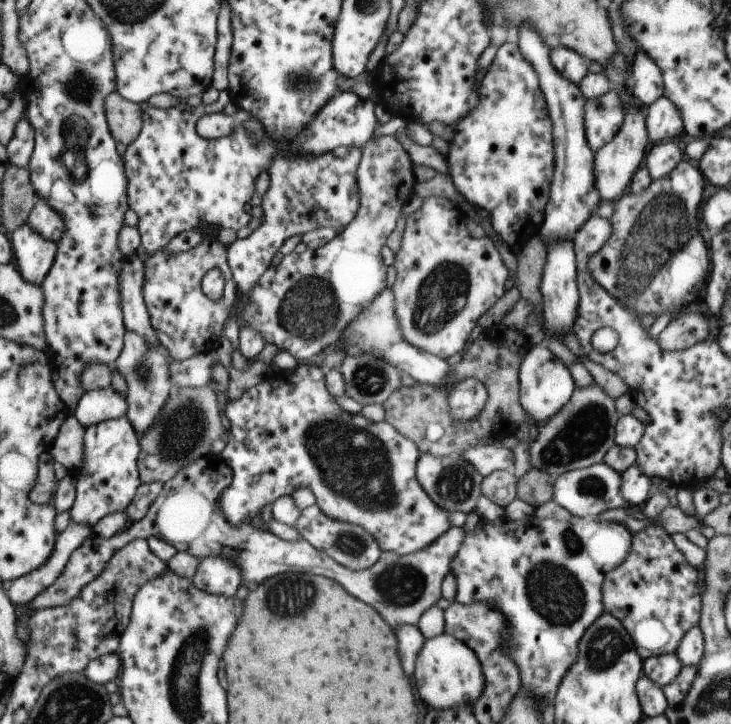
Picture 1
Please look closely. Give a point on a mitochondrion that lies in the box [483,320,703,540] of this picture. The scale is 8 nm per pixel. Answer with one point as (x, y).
(582, 434)

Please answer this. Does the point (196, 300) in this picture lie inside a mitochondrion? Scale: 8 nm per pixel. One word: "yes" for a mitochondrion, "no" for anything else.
no

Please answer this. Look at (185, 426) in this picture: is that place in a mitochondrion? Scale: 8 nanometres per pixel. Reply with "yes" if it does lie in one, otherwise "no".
yes

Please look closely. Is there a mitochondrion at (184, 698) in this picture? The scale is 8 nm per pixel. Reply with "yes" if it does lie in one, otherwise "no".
yes

